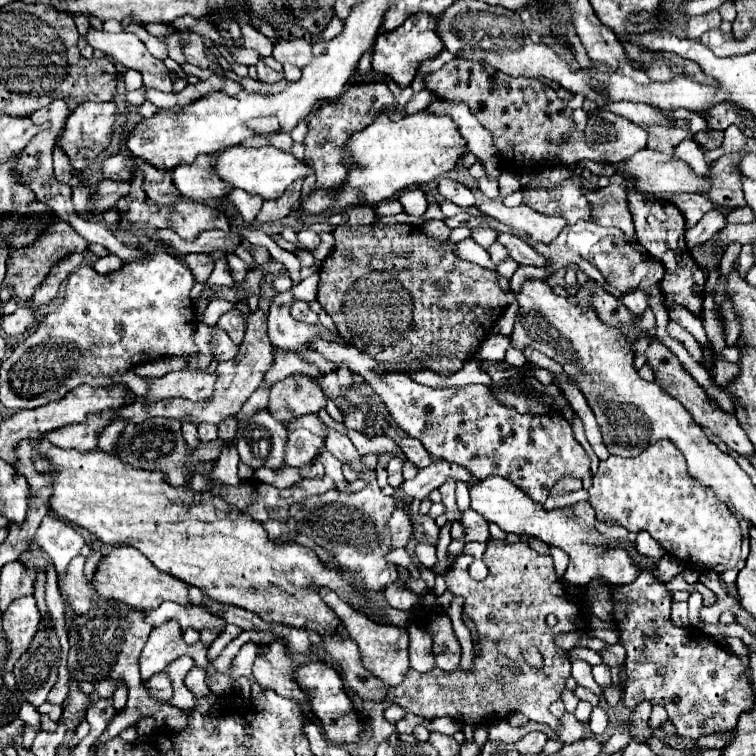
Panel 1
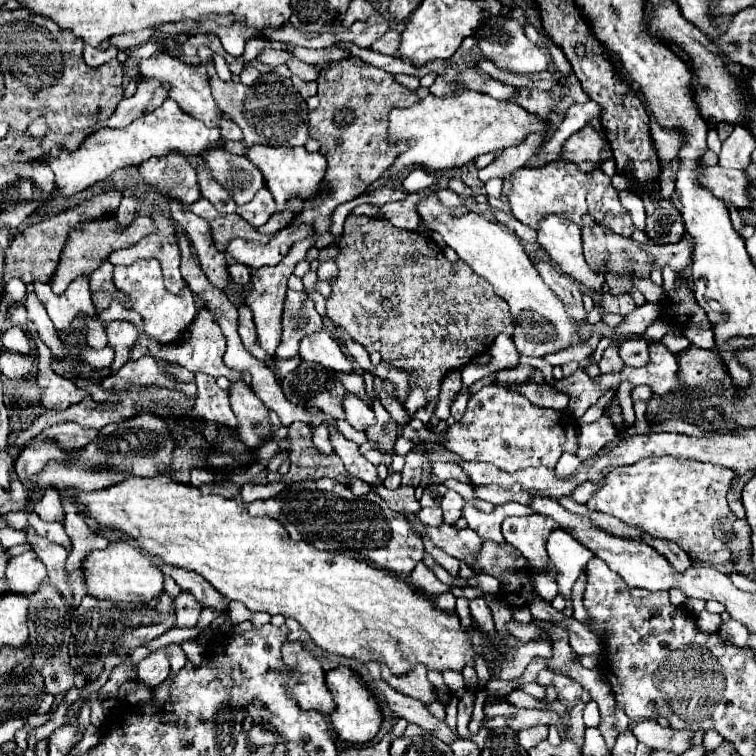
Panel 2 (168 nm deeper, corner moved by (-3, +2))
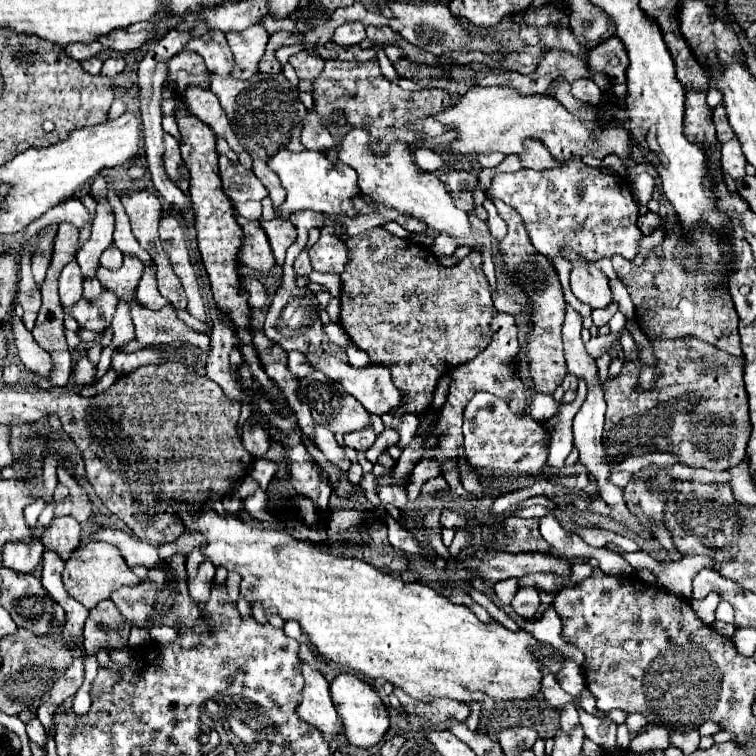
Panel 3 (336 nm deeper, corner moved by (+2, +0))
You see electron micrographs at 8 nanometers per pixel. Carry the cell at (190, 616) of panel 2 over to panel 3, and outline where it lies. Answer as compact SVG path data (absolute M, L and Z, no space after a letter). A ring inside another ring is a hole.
M196 548L186 560L188 572L188 594L196 604L202 604L210 598L210 588L214 580L214 566L206 562L206 556Z

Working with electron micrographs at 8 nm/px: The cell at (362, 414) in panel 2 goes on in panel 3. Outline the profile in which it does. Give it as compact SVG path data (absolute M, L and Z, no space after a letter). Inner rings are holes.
M362 428L358 432L350 432L344 436L344 442L356 450L368 450L374 444L374 440L376 440L376 434L372 428Z

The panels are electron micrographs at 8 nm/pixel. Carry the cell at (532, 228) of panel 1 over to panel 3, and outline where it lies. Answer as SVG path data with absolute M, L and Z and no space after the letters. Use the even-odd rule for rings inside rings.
M566 250L564 258L572 264L570 272L570 290L572 294L592 306L592 308L604 308L612 302L612 292L608 286L606 274L602 274L594 264L582 260L576 252Z

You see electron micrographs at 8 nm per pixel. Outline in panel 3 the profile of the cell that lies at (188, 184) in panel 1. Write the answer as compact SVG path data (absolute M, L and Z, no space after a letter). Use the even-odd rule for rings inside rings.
M220 154L220 178L224 194L234 204L248 200L262 200L268 194L268 190L262 186L262 182L256 178L252 170L244 168L240 162L228 160L222 154Z

